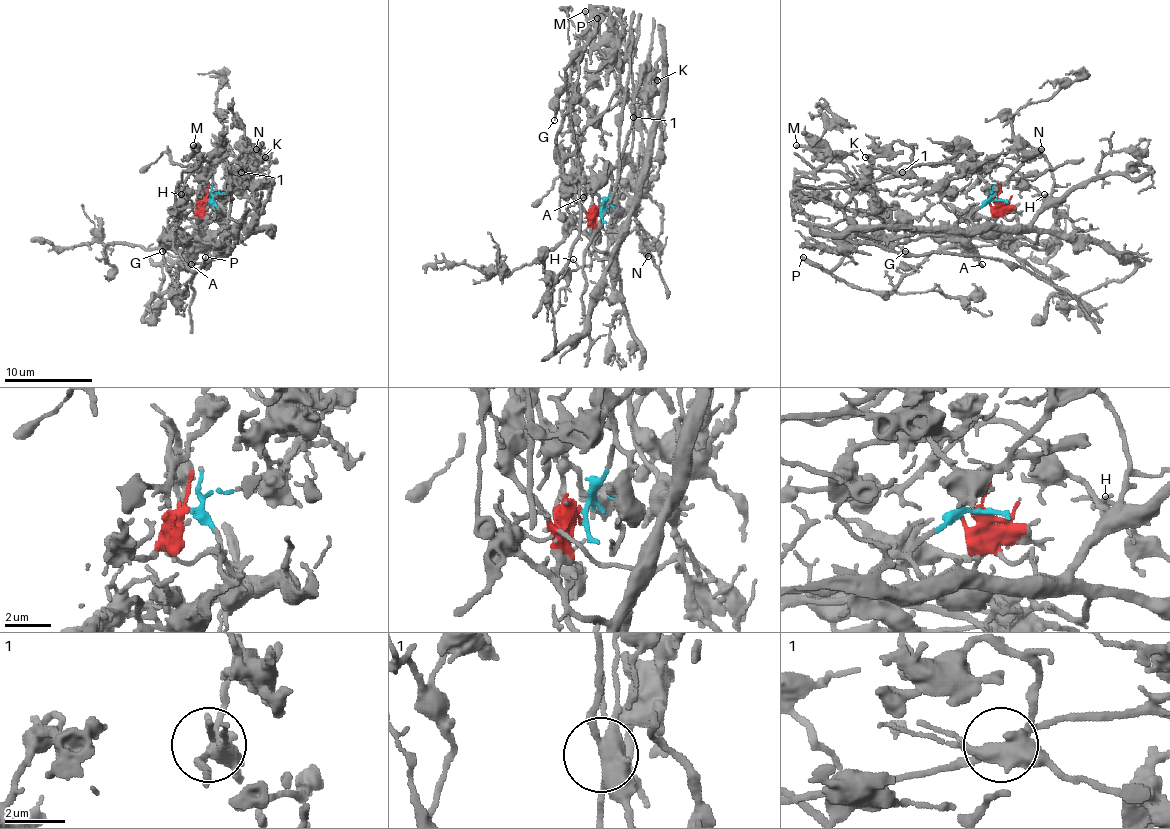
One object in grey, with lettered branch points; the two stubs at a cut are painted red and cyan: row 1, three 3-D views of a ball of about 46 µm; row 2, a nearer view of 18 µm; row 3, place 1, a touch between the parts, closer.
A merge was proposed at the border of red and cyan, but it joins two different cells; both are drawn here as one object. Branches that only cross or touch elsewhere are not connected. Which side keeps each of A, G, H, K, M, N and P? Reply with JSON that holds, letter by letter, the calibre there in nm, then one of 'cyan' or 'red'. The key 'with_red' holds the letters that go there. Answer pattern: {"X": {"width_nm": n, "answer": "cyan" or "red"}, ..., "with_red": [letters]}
{"A": {"width_nm": 200, "answer": "cyan"}, "G": {"width_nm": 140, "answer": "red"}, "H": {"width_nm": 110, "answer": "red"}, "K": {"width_nm": 440, "answer": "cyan"}, "M": {"width_nm": 220, "answer": "cyan"}, "N": {"width_nm": 600, "answer": "cyan"}, "P": {"width_nm": 320, "answer": "red"}, "with_red": ["G", "H", "P"]}

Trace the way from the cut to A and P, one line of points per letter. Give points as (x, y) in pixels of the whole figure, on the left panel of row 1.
A: (208, 199), (217, 208), (221, 228), (193, 256), (190, 265)
P: (208, 199), (201, 217), (228, 223), (210, 239), (177, 239), (166, 247), (164, 265), (182, 291), (206, 256)

